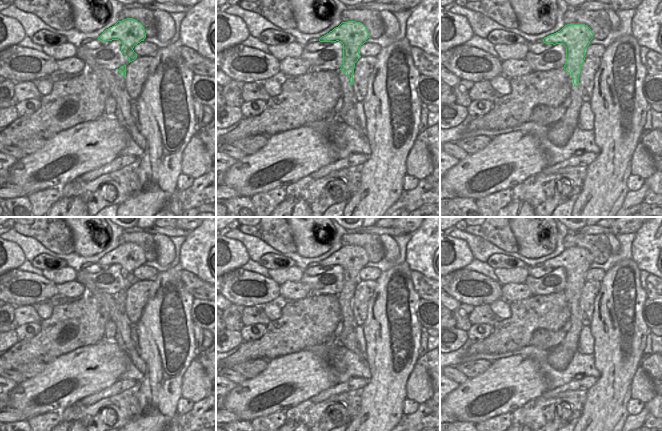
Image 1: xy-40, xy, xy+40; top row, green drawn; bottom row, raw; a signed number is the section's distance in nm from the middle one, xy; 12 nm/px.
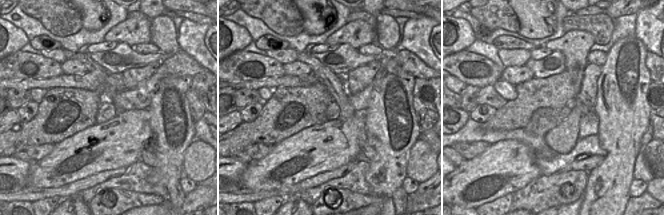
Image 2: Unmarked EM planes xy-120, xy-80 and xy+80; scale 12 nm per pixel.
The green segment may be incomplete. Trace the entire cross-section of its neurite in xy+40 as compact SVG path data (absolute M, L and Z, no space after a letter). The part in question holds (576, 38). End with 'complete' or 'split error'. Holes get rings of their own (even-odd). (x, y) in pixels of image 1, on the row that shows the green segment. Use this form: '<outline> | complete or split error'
M567 24L560 31L543 39L546 44L563 44L566 47L564 70L573 78L574 87L579 85L579 75L585 60L585 50L593 39L591 29L585 24Z | complete

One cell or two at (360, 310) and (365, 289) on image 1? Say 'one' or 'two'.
one

